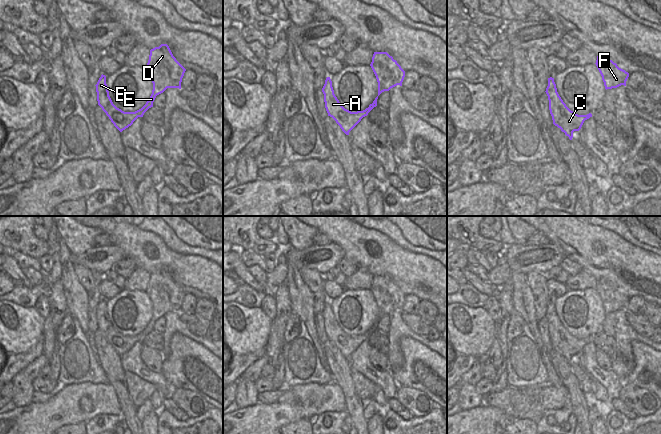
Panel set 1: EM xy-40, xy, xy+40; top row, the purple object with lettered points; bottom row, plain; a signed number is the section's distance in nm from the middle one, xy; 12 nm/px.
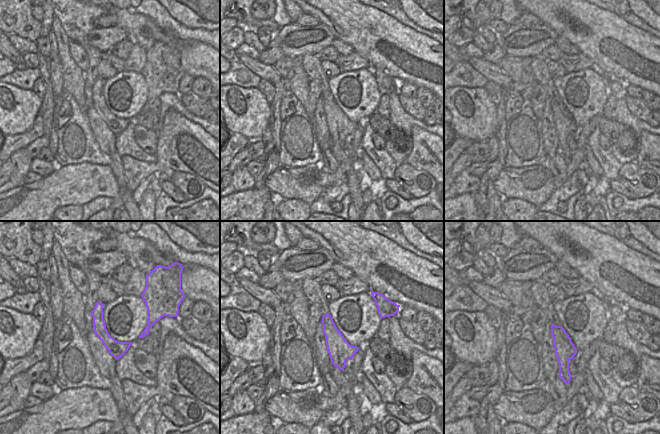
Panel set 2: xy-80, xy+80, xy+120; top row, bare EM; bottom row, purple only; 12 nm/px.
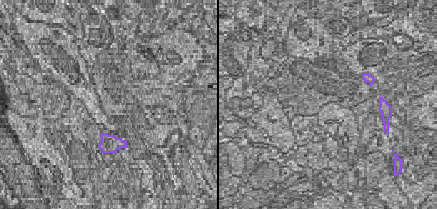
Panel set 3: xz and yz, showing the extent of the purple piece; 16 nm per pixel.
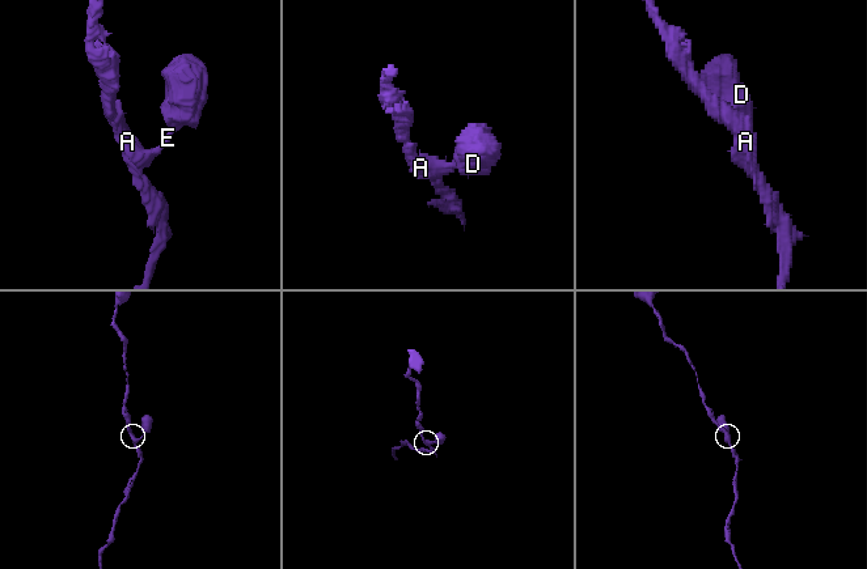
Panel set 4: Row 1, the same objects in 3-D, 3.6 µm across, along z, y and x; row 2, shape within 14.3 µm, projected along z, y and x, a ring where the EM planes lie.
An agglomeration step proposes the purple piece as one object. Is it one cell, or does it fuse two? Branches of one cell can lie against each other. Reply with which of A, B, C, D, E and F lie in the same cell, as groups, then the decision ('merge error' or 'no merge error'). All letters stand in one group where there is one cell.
A B C D E F; no merge error

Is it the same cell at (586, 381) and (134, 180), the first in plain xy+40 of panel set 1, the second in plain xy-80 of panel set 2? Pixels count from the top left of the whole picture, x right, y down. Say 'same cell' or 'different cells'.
same cell

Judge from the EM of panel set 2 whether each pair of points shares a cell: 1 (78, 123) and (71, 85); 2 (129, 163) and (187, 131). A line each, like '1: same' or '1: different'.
1: different
2: same

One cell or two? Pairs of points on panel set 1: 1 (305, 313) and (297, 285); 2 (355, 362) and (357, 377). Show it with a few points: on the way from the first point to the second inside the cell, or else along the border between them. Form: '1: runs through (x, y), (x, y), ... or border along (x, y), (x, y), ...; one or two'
1: runs through (302, 306), (299, 292); one
2: border along (351, 366), (375, 383); two

